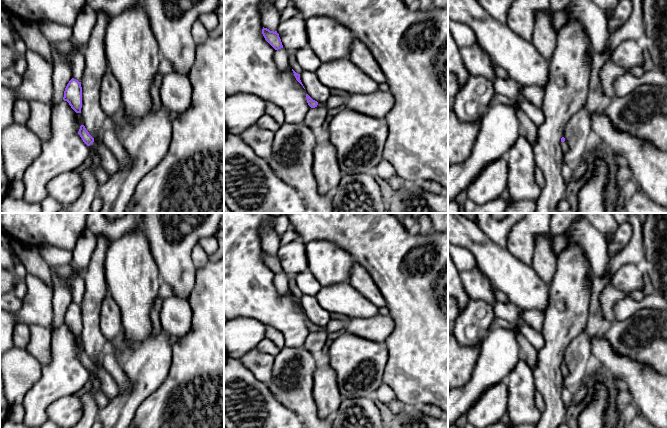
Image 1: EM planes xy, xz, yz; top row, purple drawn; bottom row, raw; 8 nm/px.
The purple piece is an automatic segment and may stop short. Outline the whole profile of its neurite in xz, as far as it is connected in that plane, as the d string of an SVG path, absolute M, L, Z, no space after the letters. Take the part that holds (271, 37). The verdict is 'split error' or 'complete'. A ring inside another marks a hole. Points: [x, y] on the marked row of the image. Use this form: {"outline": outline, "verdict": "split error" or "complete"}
{"outline": "M263 27L263 29L262 29L262 34L263 34L265 40L266 40L275 50L278 50L278 49L283 48L281 39L280 39L279 34L277 33L277 31L275 31L275 32L274 32L274 31L270 31L269 29Z", "verdict": "complete"}

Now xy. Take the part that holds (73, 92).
{"outline": "M72 78L64 91L64 101L67 101L76 113L81 113L82 108L82 87L81 82Z", "verdict": "complete"}

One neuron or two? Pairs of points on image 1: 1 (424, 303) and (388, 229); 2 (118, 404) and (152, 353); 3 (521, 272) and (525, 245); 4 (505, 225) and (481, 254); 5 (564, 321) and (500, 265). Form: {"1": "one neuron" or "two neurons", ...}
{"1": "one neuron", "2": "one neuron", "3": "two neurons", "4": "two neurons", "5": "two neurons"}

